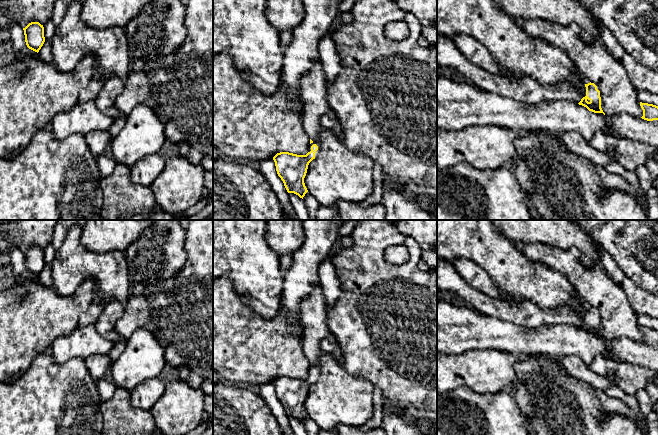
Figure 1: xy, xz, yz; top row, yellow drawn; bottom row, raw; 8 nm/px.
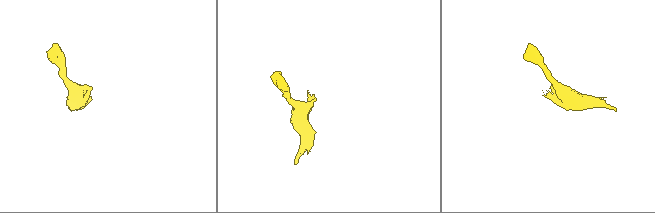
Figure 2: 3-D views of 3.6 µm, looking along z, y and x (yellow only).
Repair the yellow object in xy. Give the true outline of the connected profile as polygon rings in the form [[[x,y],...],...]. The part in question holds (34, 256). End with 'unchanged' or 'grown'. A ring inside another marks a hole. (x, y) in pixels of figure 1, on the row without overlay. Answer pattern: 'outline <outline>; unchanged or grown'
outline [[[31,246],[23,254],[27,271],[38,277],[45,266],[43,249]]]; unchanged

